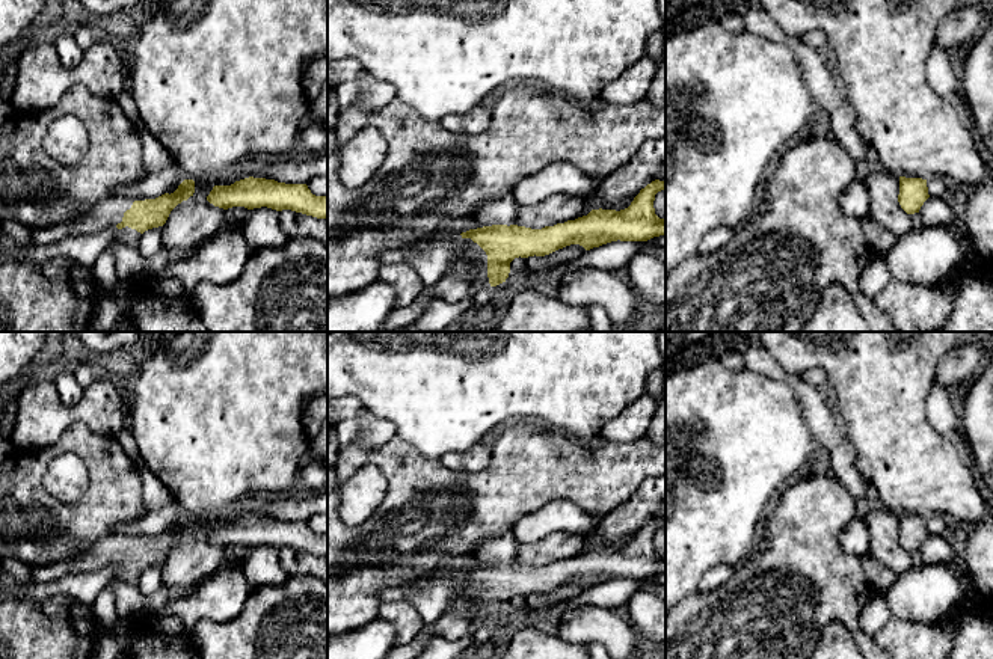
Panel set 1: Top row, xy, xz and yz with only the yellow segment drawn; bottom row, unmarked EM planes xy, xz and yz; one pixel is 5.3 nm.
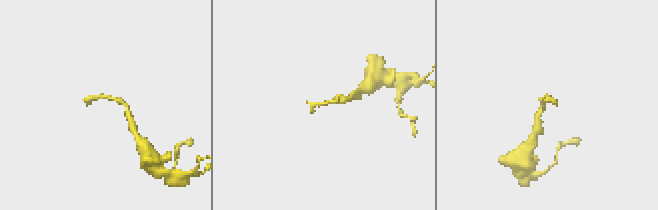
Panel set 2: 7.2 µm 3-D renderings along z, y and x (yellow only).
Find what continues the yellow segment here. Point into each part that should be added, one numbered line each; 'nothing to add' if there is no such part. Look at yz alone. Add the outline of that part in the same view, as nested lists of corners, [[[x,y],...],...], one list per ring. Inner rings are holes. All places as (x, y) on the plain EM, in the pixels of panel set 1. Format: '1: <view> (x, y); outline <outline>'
nothing to add

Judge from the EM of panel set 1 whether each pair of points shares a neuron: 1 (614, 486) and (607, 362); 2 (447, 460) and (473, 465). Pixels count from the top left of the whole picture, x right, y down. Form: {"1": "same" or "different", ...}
{"1": "different", "2": "same"}

